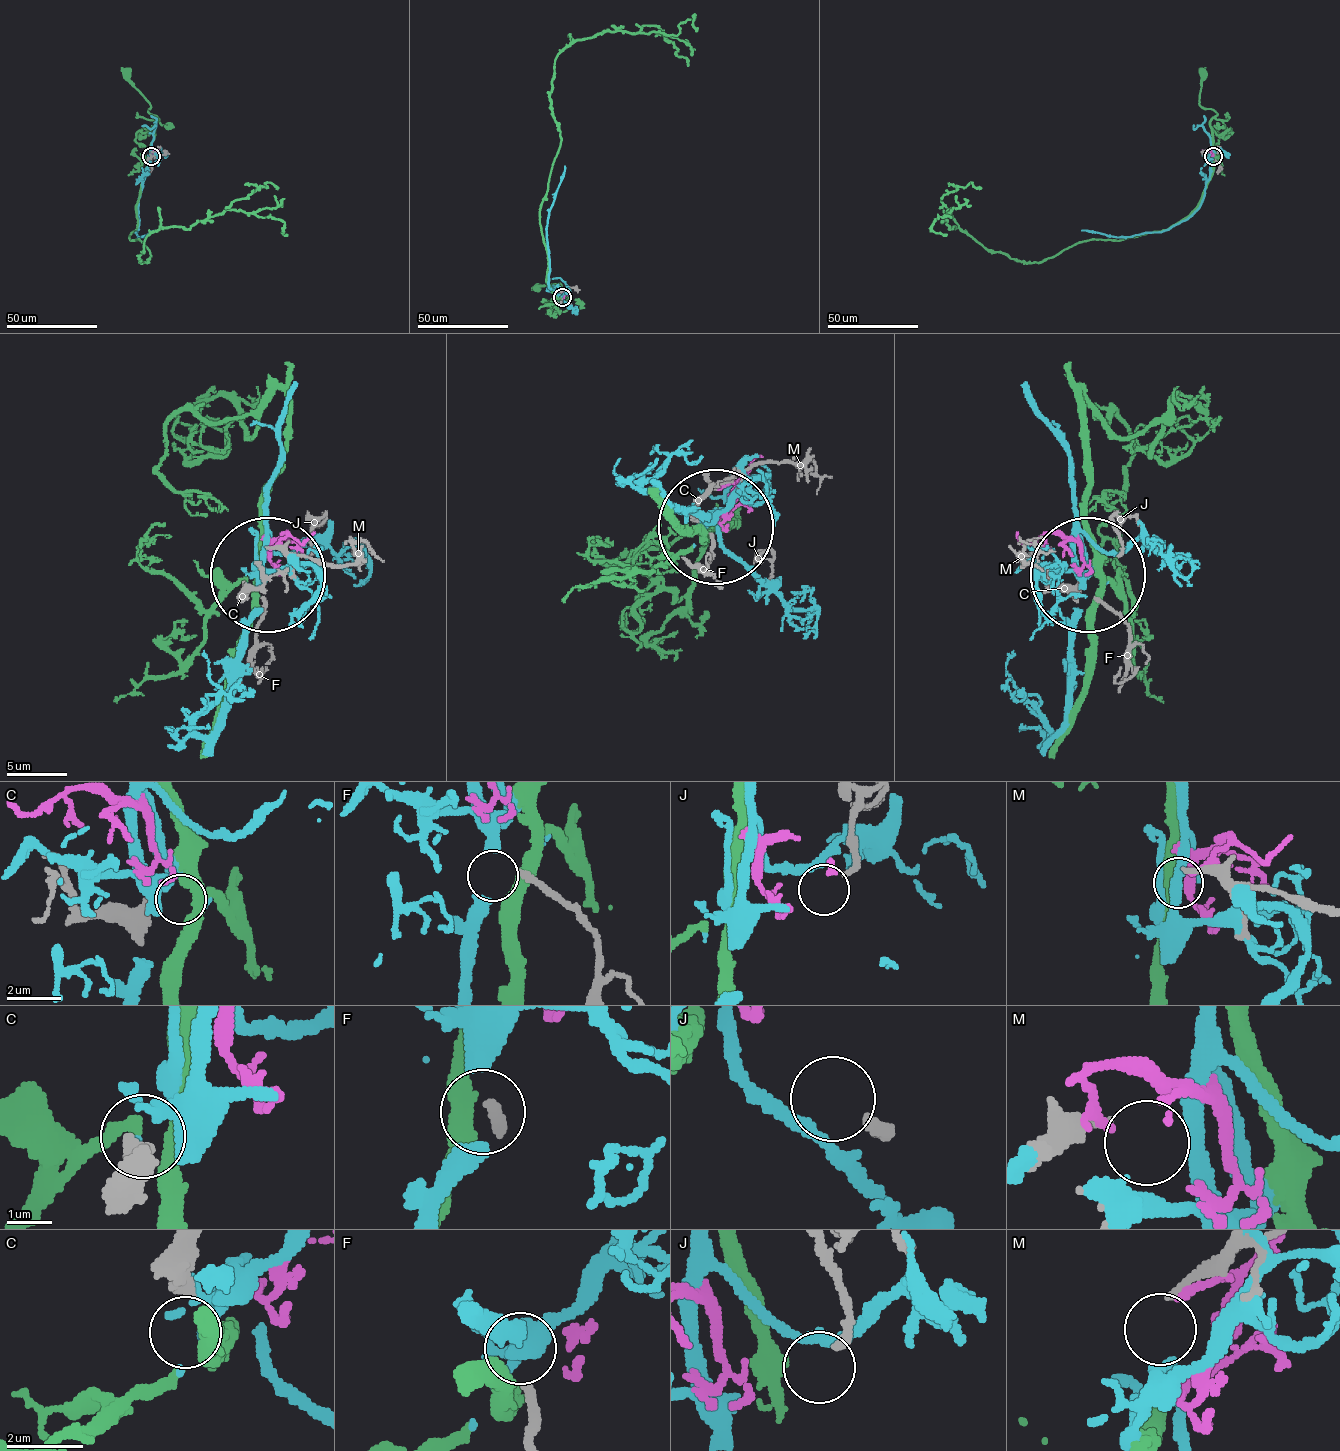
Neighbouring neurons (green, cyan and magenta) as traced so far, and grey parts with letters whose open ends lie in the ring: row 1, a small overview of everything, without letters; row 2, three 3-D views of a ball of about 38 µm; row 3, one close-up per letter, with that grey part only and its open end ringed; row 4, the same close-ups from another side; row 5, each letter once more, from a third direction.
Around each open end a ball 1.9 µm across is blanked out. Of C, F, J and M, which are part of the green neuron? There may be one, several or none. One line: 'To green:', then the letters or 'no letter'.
To green: C

